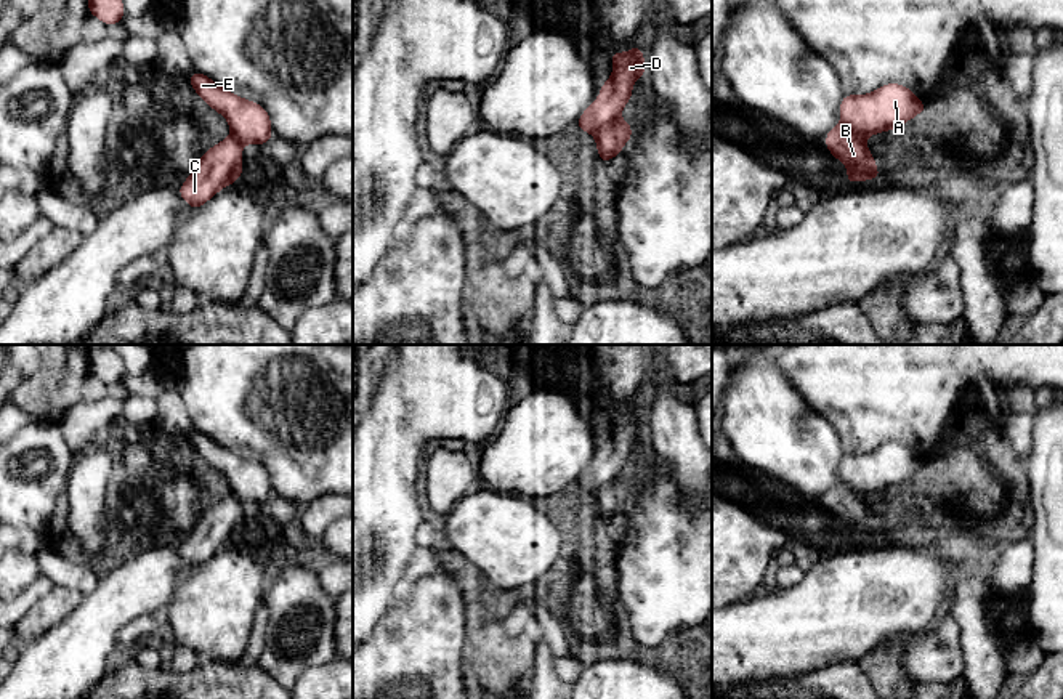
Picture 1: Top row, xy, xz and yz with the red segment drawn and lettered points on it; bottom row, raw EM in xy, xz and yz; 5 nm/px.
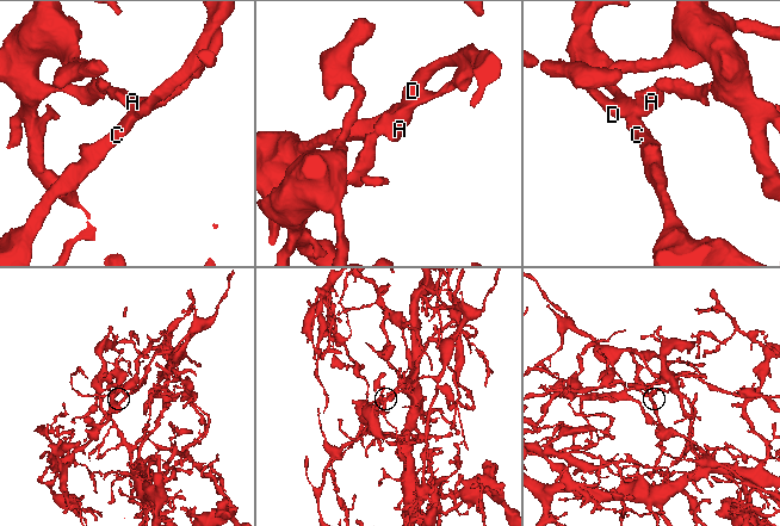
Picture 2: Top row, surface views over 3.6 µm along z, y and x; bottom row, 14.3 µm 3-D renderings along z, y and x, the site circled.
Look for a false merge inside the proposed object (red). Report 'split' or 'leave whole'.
split

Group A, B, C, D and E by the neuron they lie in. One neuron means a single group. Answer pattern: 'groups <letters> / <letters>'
groups A E / B C D

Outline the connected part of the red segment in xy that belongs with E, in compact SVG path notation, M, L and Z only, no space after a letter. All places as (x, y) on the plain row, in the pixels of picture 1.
M197 430L188 442L228 479L232 494L242 503L266 503L273 497L271 478L263 465L228 451Z

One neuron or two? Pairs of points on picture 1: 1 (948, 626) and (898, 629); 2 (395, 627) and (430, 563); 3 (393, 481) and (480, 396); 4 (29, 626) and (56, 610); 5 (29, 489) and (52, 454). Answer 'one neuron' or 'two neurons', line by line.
1: two neurons
2: two neurons
3: one neuron
4: one neuron
5: one neuron

